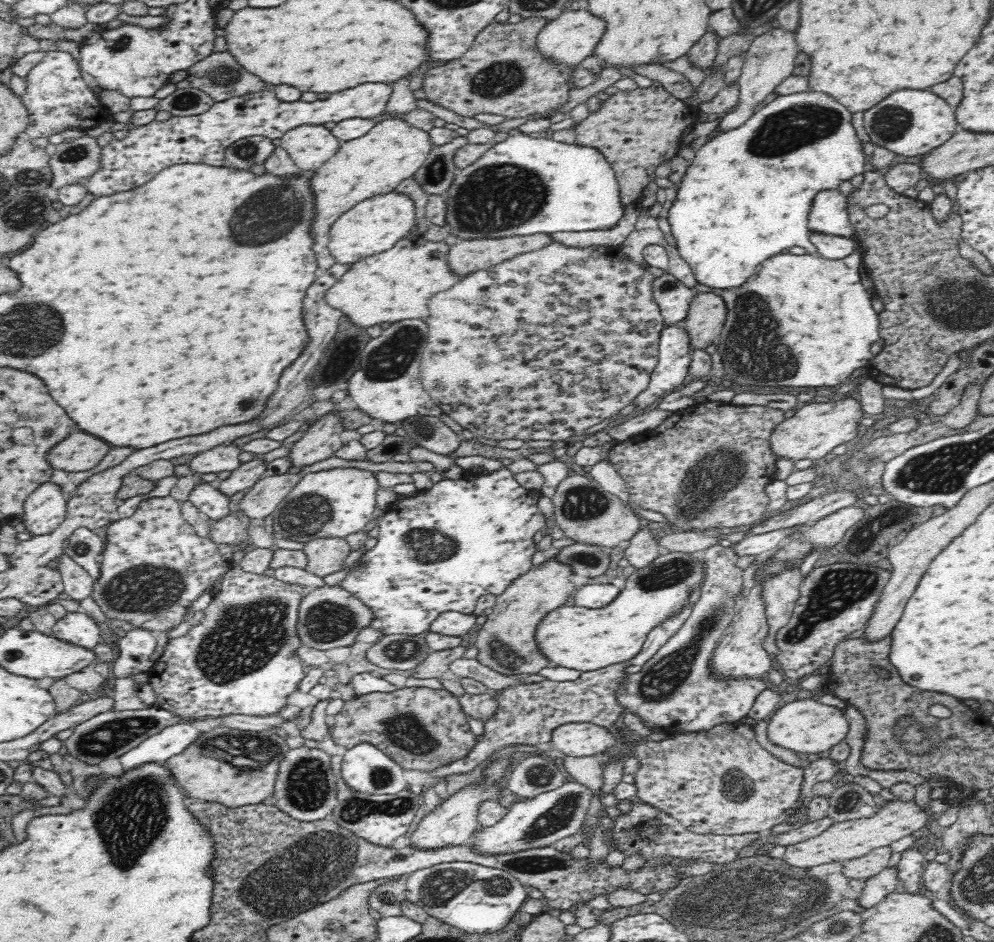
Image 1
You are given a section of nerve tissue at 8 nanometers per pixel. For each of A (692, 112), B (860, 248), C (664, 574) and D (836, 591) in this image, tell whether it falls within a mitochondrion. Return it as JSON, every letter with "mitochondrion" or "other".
{"A":"other","B":"other","C":"mitochondrion","D":"mitochondrion"}

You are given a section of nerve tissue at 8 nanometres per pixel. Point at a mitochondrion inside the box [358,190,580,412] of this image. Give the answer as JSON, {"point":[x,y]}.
{"point":[391,359]}

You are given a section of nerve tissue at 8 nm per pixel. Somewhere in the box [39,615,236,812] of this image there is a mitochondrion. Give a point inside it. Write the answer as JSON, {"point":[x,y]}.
{"point":[105,739]}

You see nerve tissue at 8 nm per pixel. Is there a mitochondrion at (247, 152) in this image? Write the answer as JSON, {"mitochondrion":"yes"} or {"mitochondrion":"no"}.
{"mitochondrion":"yes"}

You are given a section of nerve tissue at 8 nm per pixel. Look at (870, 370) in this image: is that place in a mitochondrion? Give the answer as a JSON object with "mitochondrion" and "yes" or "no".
{"mitochondrion":"no"}

